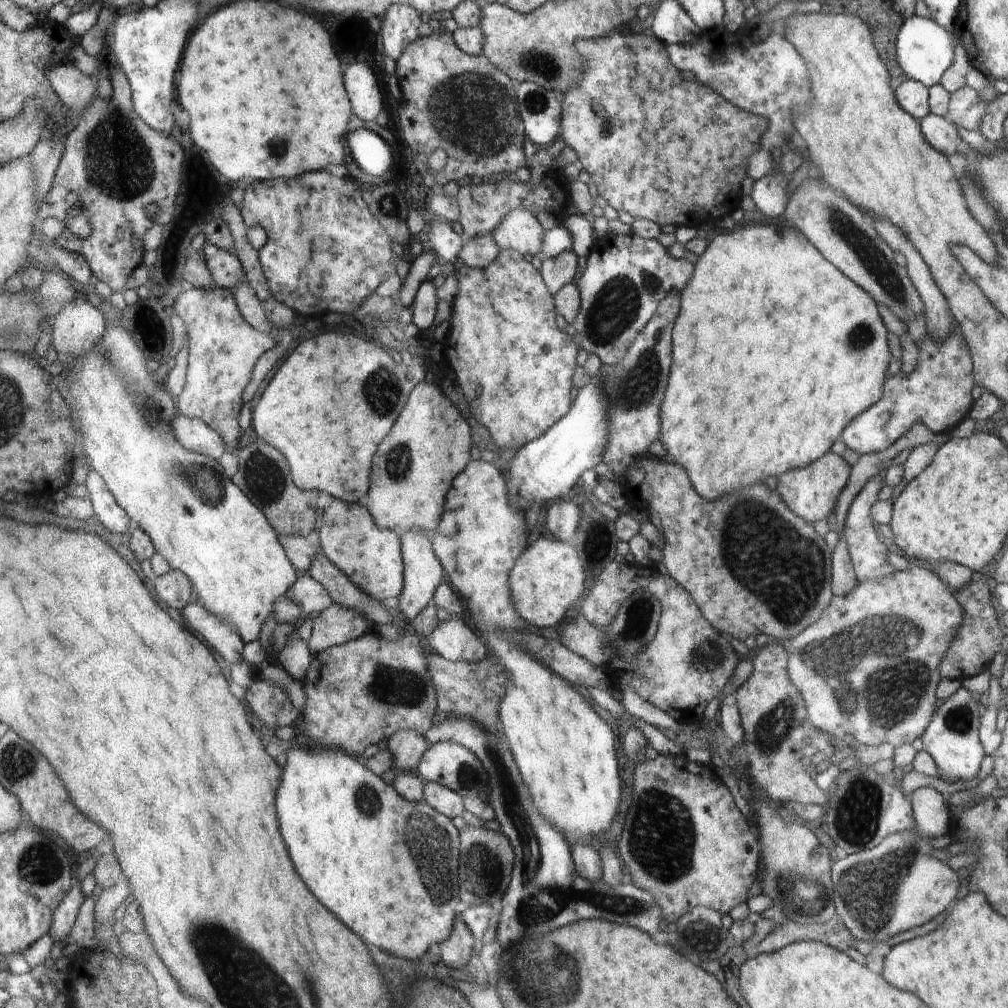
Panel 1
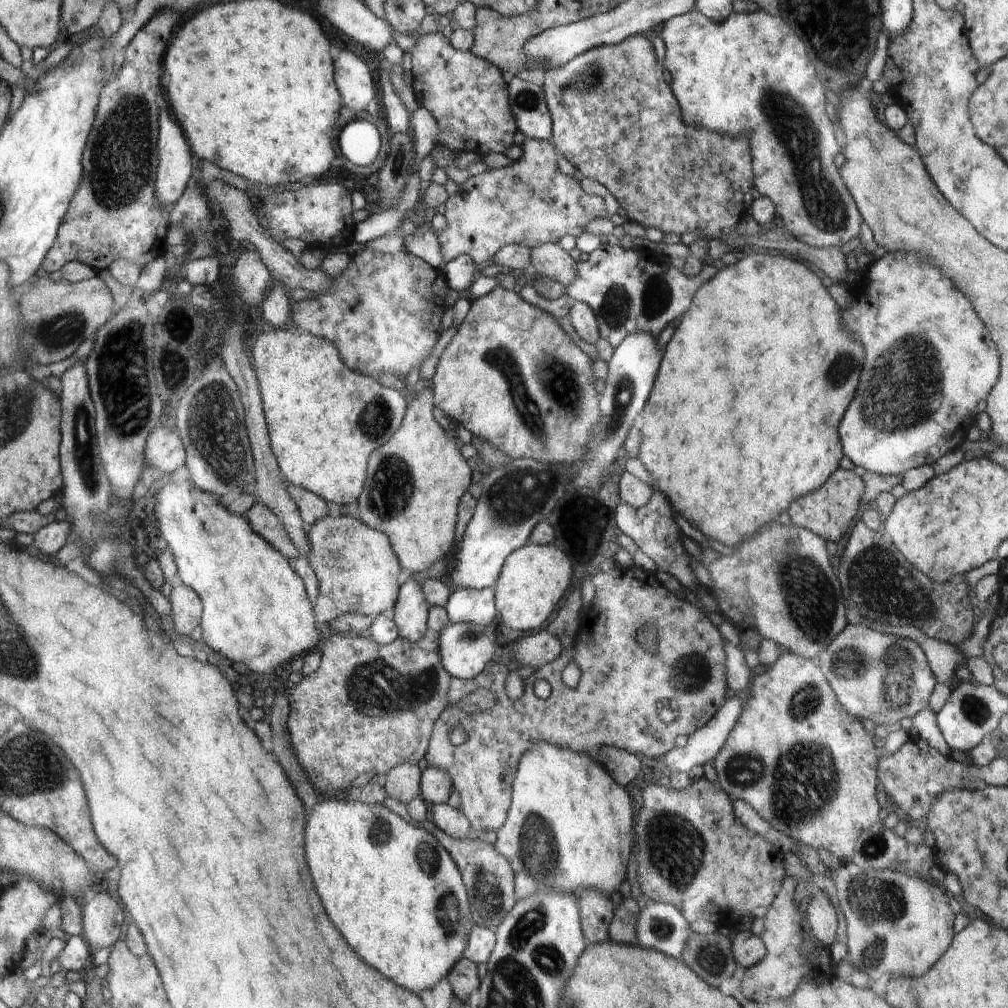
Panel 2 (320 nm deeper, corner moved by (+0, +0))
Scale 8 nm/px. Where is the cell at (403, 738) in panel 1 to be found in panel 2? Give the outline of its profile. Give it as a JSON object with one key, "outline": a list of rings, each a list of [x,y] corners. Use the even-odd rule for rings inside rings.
{"outline":[[[408,761],[395,767],[386,775],[386,794],[406,805],[420,796],[422,767],[423,765],[413,765]]]}

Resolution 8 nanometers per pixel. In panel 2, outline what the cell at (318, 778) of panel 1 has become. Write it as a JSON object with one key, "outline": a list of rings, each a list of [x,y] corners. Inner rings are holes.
{"outline":[[[322,800],[310,812],[310,834],[306,834],[306,842],[310,842],[310,870],[314,870],[314,882],[318,882],[318,894],[322,894],[322,902],[326,902],[326,910],[330,910],[330,918],[338,922],[338,930],[346,934],[346,940],[370,966],[382,970],[386,978],[398,982],[398,986],[408,988],[410,992],[418,994],[422,990],[432,990],[442,978],[448,978],[451,971],[466,952],[469,934],[476,926],[473,921],[472,908],[469,906],[467,888],[461,871],[452,855],[442,846],[442,843],[430,831],[430,826],[416,826],[412,822],[404,821],[400,816],[385,808],[383,803],[366,804],[354,801]]]}

